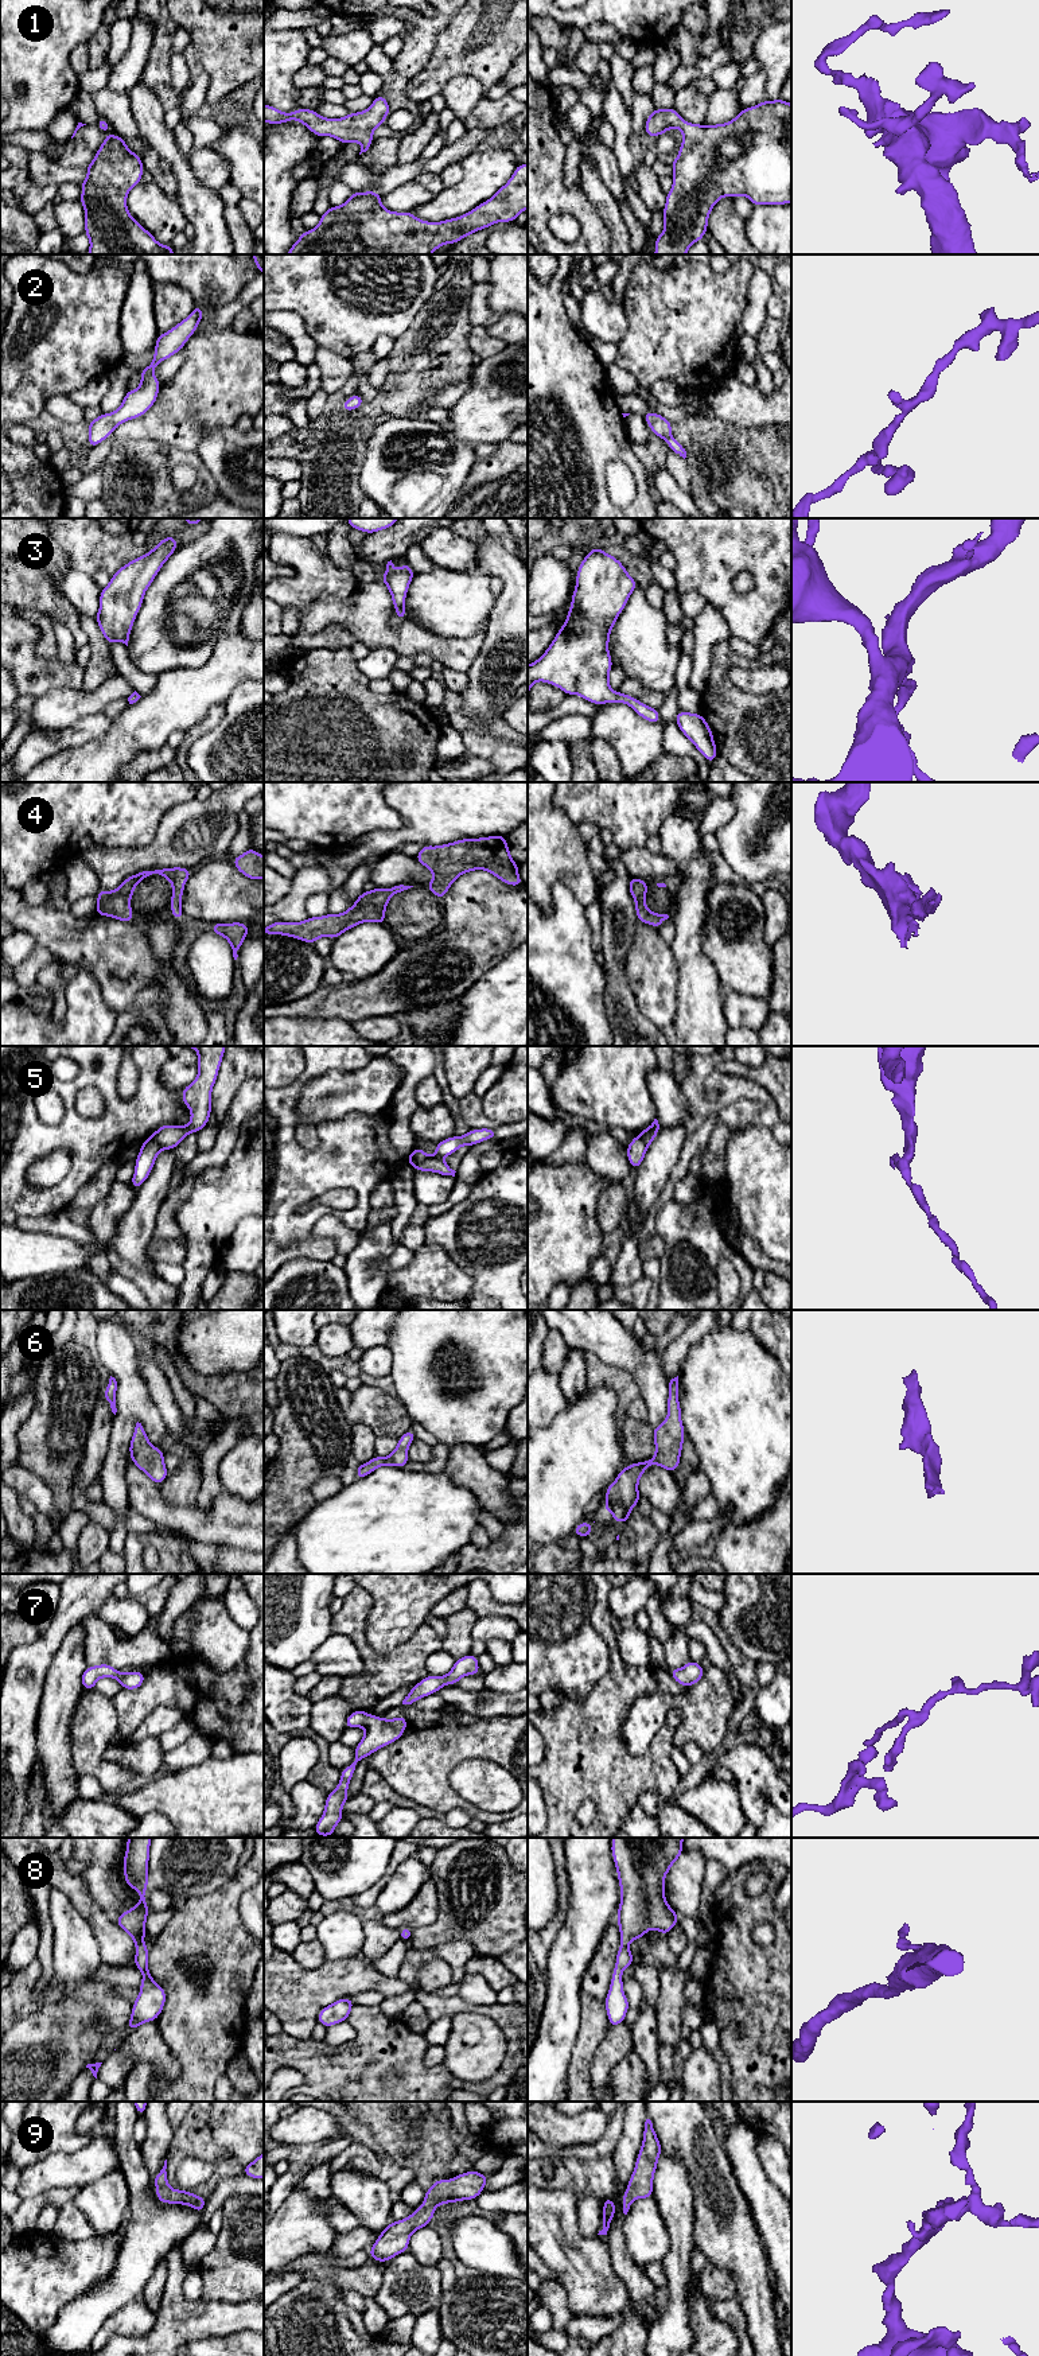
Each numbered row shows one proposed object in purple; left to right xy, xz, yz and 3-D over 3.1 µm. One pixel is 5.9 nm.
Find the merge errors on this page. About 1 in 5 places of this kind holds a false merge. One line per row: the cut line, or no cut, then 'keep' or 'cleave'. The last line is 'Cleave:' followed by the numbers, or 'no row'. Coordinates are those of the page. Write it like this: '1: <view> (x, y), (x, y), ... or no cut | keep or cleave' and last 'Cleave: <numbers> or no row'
1: no cut | keep
2: no cut | keep
3: no cut | keep
4: no cut | keep
5: xz (427, 1155), (415, 1167) | cleave
6: no cut | keep
7: no cut | keep
8: no cut | keep
9: no cut | keep
Cleave: 5

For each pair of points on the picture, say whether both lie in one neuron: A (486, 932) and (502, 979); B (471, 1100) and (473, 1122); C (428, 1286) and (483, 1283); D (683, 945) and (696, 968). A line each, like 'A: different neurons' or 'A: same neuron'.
A: different neurons
B: same neuron
C: different neurons
D: same neuron

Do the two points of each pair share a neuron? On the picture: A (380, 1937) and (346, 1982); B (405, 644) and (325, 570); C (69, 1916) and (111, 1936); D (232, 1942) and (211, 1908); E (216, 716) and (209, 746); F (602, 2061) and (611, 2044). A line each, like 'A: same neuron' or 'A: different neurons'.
A: different neurons
B: different neurons
C: different neurons
D: same neuron
E: different neurons
F: same neuron

